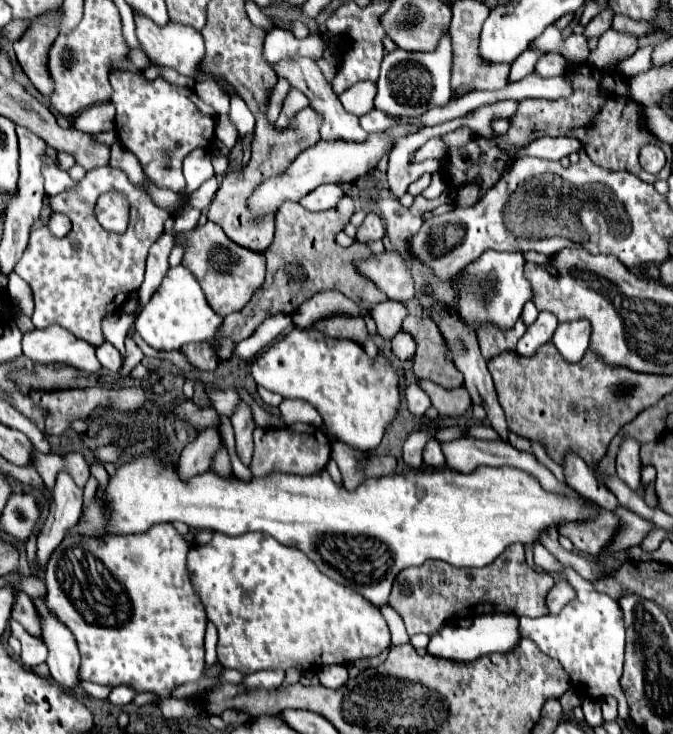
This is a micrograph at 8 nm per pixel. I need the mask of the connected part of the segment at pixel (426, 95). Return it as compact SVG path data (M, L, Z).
M442 37L434 53L404 53L404 49L390 51L382 61L374 107L390 115L420 115L430 107L446 105L452 95L450 65L452 65L450 37Z

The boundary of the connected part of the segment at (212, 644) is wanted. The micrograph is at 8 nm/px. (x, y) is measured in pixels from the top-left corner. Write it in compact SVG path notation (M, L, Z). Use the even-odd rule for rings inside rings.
M208 621L206 634L205 634L205 671L209 669L217 661L217 642L218 642L218 633L215 625Z

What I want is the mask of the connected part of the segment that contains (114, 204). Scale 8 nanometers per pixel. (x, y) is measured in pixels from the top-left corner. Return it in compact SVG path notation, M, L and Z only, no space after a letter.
M122 191L102 193L96 203L96 217L104 229L114 233L124 233L130 221L130 203L126 193Z

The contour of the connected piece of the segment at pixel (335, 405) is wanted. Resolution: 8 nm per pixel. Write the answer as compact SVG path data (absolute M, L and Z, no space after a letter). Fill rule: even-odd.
M296 327L254 359L252 375L260 387L282 397L296 397L312 403L324 419L328 435L362 453L380 445L384 429L394 419L400 399L396 373L382 355L372 363L366 351L354 341L332 339Z

